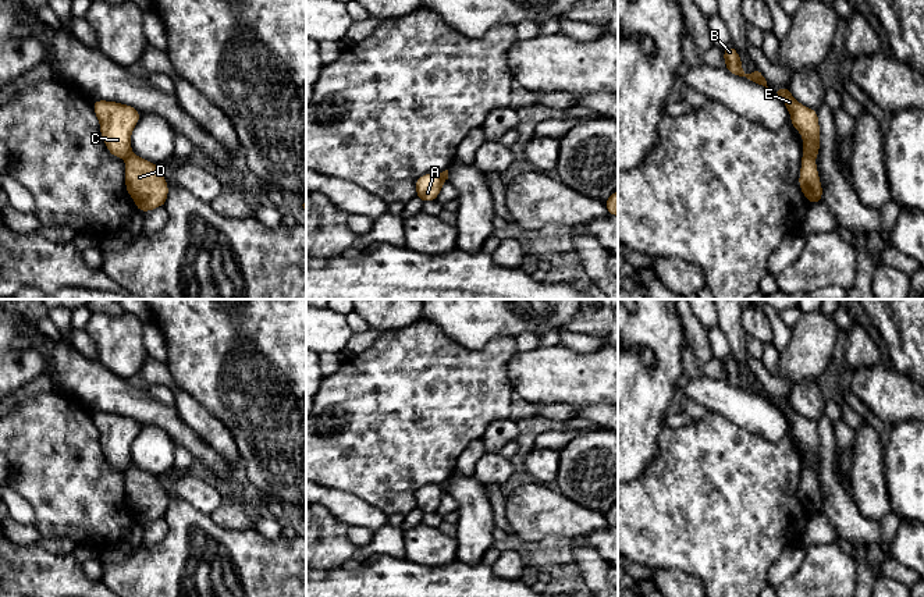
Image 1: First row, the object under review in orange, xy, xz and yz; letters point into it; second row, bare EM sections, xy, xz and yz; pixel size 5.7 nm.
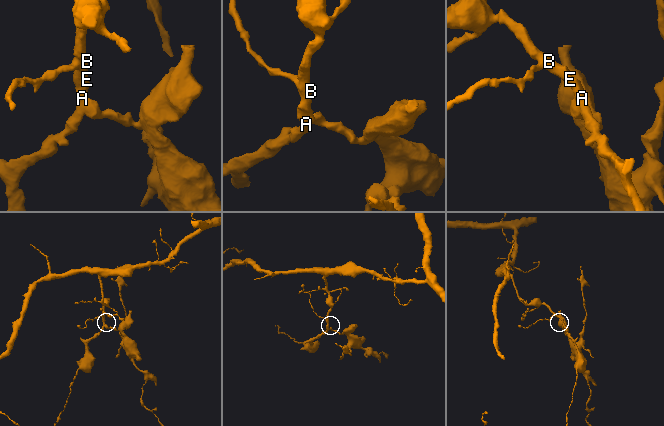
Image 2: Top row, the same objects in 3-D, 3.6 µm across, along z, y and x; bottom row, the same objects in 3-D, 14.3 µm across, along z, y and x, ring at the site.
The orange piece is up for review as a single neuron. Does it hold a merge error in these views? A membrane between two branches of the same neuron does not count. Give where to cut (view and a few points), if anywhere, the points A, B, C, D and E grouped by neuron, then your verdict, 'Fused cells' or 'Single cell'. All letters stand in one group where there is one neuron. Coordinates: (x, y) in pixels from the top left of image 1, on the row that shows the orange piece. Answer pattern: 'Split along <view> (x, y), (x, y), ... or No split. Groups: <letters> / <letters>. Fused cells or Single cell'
Split along yz (803, 153), (813, 159). Groups: A B C E / D. Fused cells

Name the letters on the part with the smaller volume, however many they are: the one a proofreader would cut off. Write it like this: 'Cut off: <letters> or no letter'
Cut off: D

